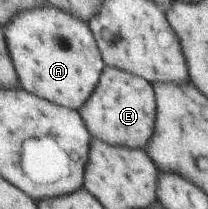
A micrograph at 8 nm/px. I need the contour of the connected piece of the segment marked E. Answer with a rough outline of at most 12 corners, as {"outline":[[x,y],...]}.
{"outline":[[104,67],[78,111],[91,137],[146,150],[152,85]]}

